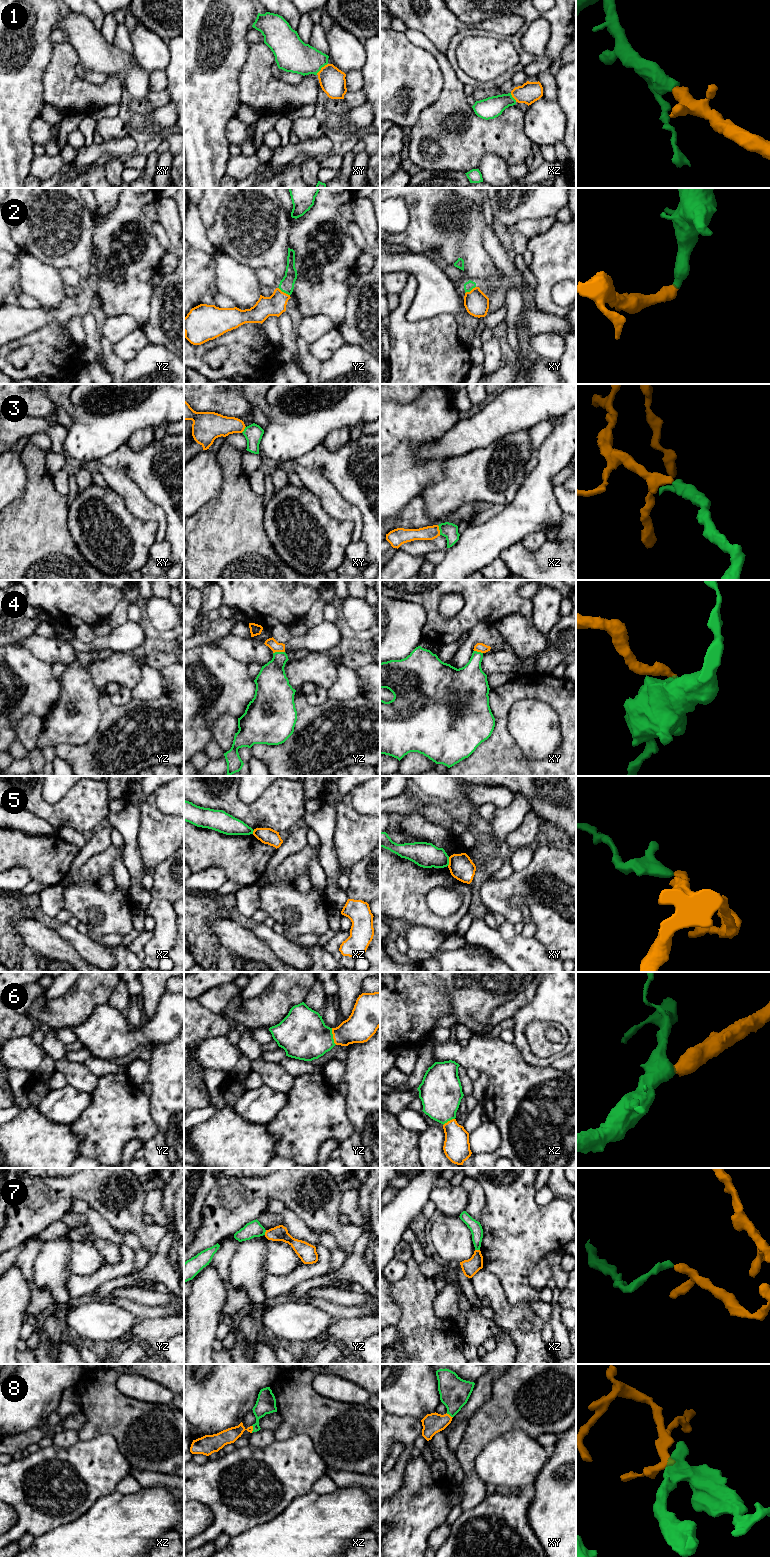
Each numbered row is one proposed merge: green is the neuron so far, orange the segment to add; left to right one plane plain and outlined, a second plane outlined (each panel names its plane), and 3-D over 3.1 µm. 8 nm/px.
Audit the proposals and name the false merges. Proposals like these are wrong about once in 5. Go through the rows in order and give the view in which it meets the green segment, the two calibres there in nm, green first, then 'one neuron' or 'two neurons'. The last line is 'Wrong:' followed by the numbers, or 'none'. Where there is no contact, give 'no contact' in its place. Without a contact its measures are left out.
1: contact in xy; calibres 280 and 200 nm; one neuron
2: contact in yz; calibres 120 and 170 nm; one neuron
3: contact in xz; calibres 130 and 110 nm; one neuron
4: contact in yz; calibres 260 and 80 nm; two neurons
5: contact in xy; calibres 200 and 200 nm; two neurons
6: contact in yz; calibres 380 and 240 nm; one neuron
7: contact in yz; calibres 130 and 130 nm; two neurons
8: contact in xz; calibres 160 and 120 nm; one neuron
Wrong: 4, 5, 7

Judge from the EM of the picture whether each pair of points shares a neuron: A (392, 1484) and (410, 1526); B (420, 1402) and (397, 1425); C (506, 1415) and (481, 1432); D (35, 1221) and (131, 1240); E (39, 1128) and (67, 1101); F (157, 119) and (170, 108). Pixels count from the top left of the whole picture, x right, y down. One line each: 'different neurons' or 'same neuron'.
A: different neurons
B: different neurons
C: same neuron
D: different neurons
E: different neurons
F: same neuron

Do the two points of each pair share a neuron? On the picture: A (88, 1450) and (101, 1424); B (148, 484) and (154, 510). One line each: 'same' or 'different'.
A: different
B: different

